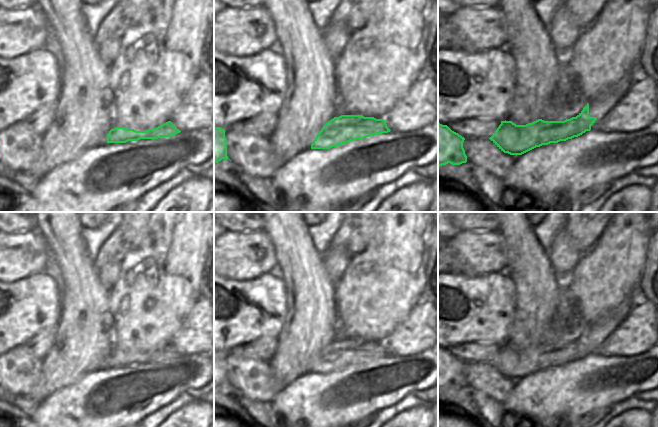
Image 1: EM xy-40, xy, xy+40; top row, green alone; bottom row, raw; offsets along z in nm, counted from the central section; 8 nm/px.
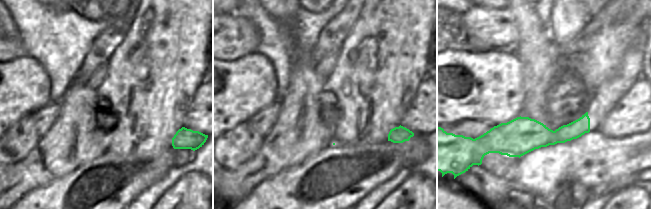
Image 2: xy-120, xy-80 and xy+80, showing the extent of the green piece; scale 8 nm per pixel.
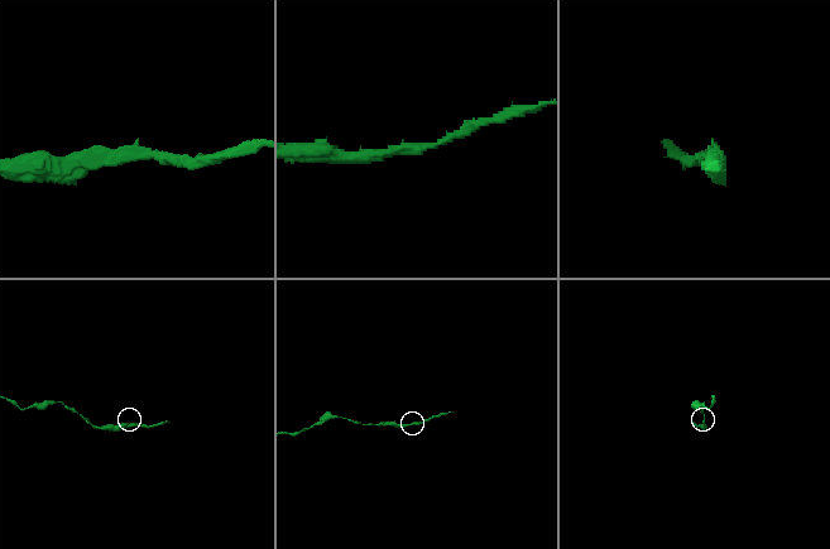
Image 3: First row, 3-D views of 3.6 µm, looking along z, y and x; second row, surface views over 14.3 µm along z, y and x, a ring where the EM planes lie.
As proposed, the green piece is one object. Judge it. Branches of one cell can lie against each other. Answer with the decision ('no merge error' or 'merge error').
no merge error

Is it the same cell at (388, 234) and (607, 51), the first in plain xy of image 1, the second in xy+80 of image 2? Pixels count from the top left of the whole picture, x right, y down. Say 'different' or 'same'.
same

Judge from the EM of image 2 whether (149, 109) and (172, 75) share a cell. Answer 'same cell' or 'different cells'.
same cell

